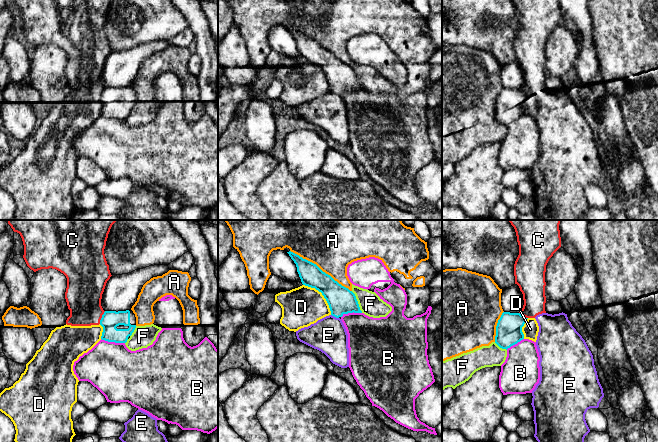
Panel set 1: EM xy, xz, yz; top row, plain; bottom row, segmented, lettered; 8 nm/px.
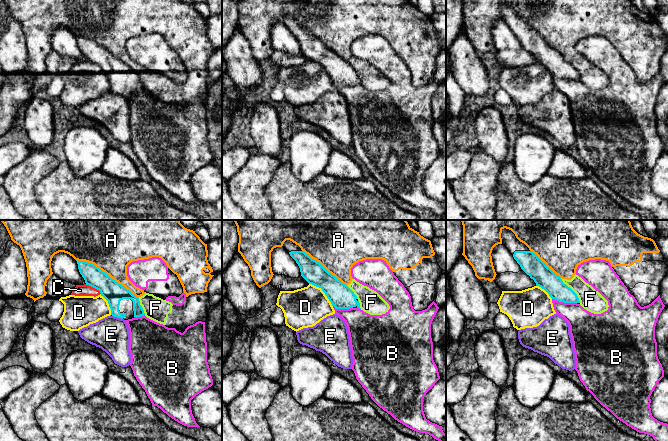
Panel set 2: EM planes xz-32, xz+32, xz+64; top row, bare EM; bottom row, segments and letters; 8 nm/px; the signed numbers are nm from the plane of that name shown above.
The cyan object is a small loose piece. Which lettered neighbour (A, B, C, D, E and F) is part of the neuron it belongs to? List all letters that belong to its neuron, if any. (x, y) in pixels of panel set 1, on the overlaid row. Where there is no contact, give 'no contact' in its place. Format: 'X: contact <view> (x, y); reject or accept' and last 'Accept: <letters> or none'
A: contact xz (320, 269); reject
B: contact xy (113, 341); reject
C: contact xy (102, 317); reject
D: contact xz (322, 294); reject
E: contact xz (335, 316); reject
F: contact xz (357, 302); reject
Accept: none

